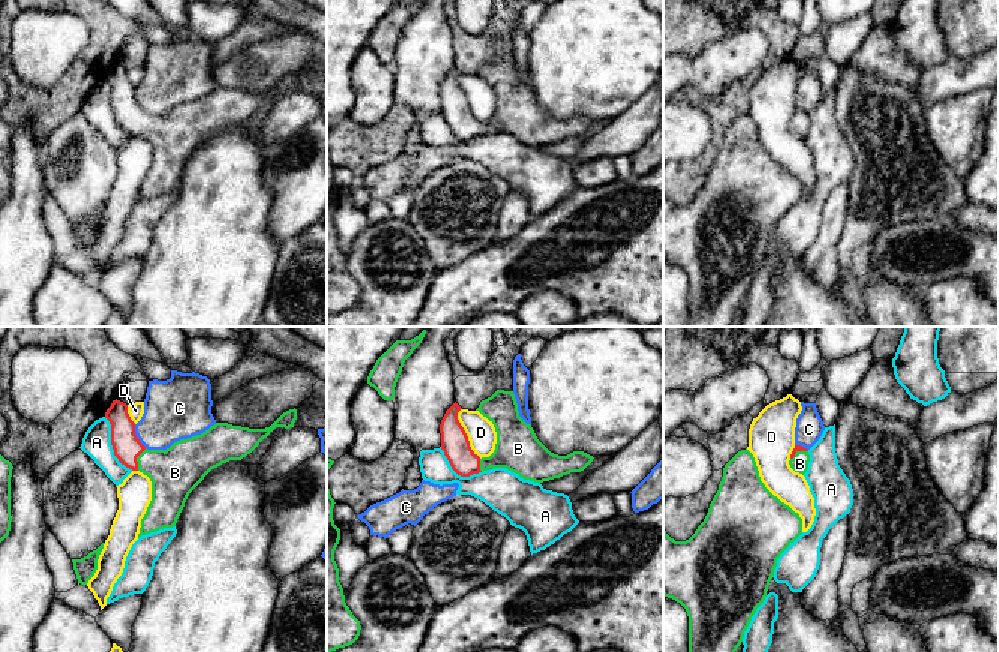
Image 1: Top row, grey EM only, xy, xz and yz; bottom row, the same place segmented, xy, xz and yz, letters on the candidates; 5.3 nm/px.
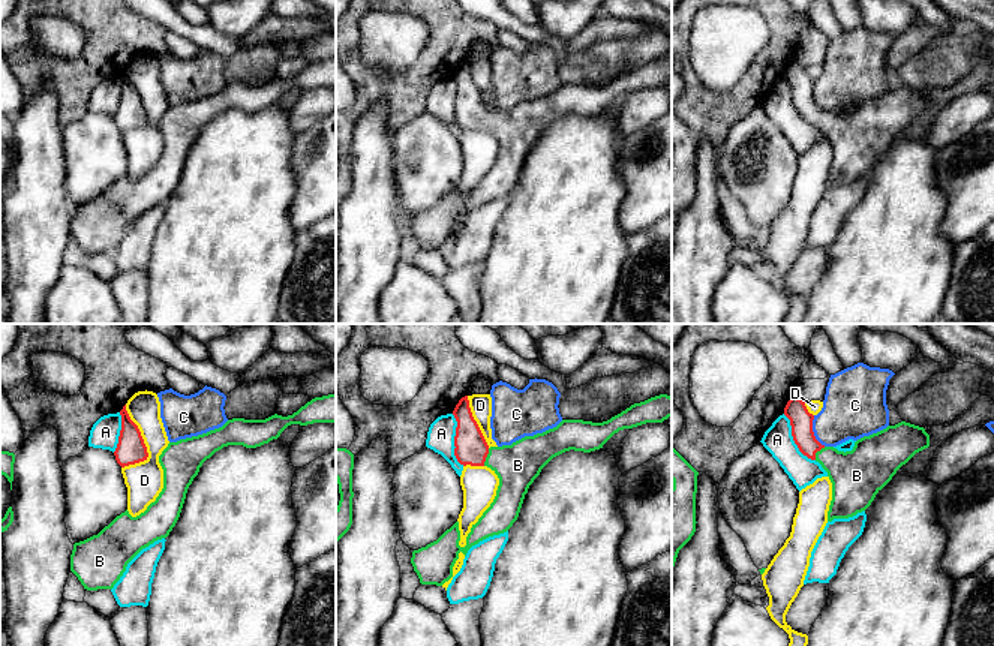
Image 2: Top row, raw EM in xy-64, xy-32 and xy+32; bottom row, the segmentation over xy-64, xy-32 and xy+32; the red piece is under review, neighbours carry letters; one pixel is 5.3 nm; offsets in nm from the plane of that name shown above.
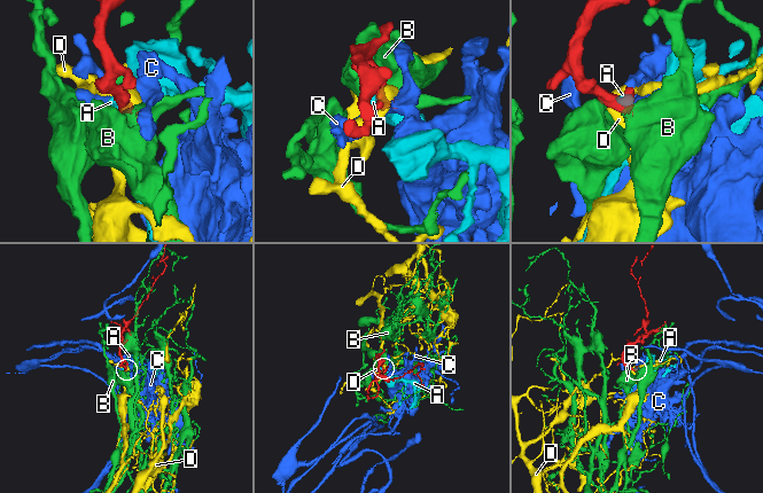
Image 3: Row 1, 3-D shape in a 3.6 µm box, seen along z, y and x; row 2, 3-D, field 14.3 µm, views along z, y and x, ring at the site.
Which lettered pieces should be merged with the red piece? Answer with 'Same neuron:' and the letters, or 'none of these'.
Same neuron: B

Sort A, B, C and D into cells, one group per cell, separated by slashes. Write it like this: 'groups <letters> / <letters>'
groups A / B / C / D

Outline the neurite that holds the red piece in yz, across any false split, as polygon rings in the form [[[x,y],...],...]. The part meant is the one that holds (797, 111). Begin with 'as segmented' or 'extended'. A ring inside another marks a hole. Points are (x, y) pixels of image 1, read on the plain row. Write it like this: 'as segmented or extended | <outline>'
extended | [[[795,108],[795,112],[794,112],[794,115],[790,118],[790,124],[789,124],[790,132],[795,136],[800,136],[804,139],[808,133],[808,126],[810,126],[808,114]]]

